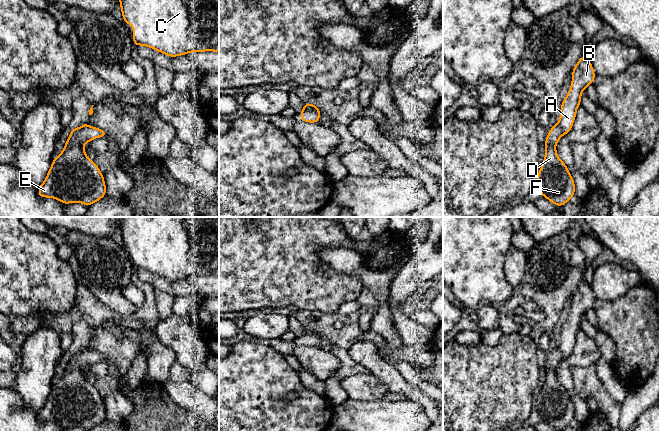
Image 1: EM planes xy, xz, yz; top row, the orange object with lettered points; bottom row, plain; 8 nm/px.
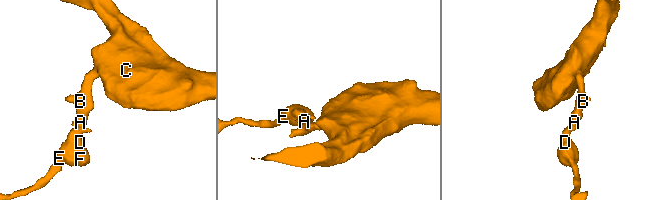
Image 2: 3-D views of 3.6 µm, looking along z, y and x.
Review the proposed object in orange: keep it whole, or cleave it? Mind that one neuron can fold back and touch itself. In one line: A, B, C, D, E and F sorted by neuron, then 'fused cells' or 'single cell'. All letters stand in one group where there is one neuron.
A B C / D E F | fused cells

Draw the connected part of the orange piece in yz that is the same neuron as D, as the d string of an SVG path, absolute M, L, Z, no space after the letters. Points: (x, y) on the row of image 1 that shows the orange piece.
M554 125L545 139L546 152L536 179L541 196L560 207L575 195L575 182L556 151L556 143L561 136L560 127Z

